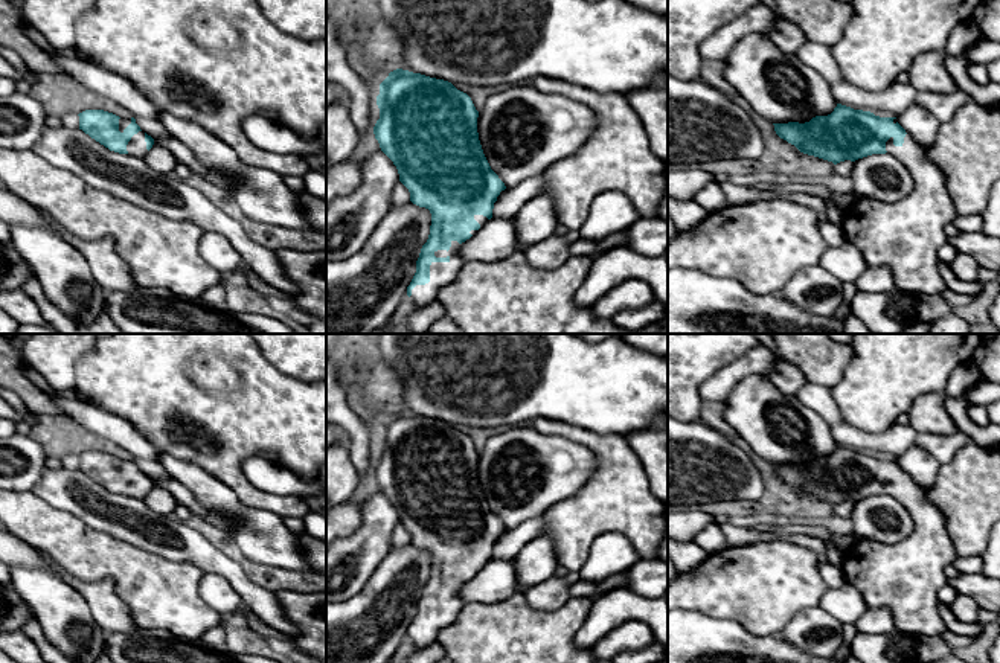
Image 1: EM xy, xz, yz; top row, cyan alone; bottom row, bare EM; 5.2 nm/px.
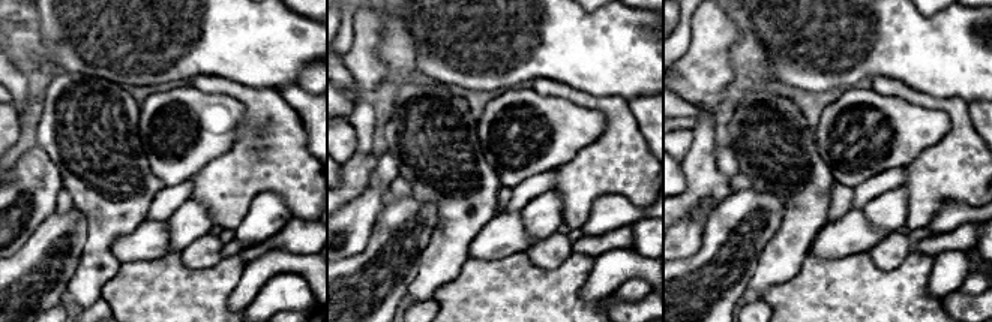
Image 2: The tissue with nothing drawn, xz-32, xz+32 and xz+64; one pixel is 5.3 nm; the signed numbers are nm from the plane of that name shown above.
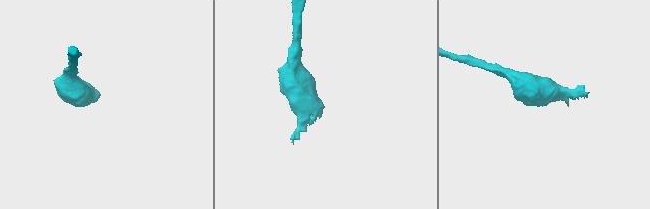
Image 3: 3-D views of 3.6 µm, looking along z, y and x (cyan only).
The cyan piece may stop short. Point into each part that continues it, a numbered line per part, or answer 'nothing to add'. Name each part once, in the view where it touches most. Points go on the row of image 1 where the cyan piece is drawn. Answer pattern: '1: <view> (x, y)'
1: xz (441, 273)

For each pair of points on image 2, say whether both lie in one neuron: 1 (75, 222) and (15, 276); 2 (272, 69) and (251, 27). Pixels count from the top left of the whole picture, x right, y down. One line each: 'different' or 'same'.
1: same
2: same

